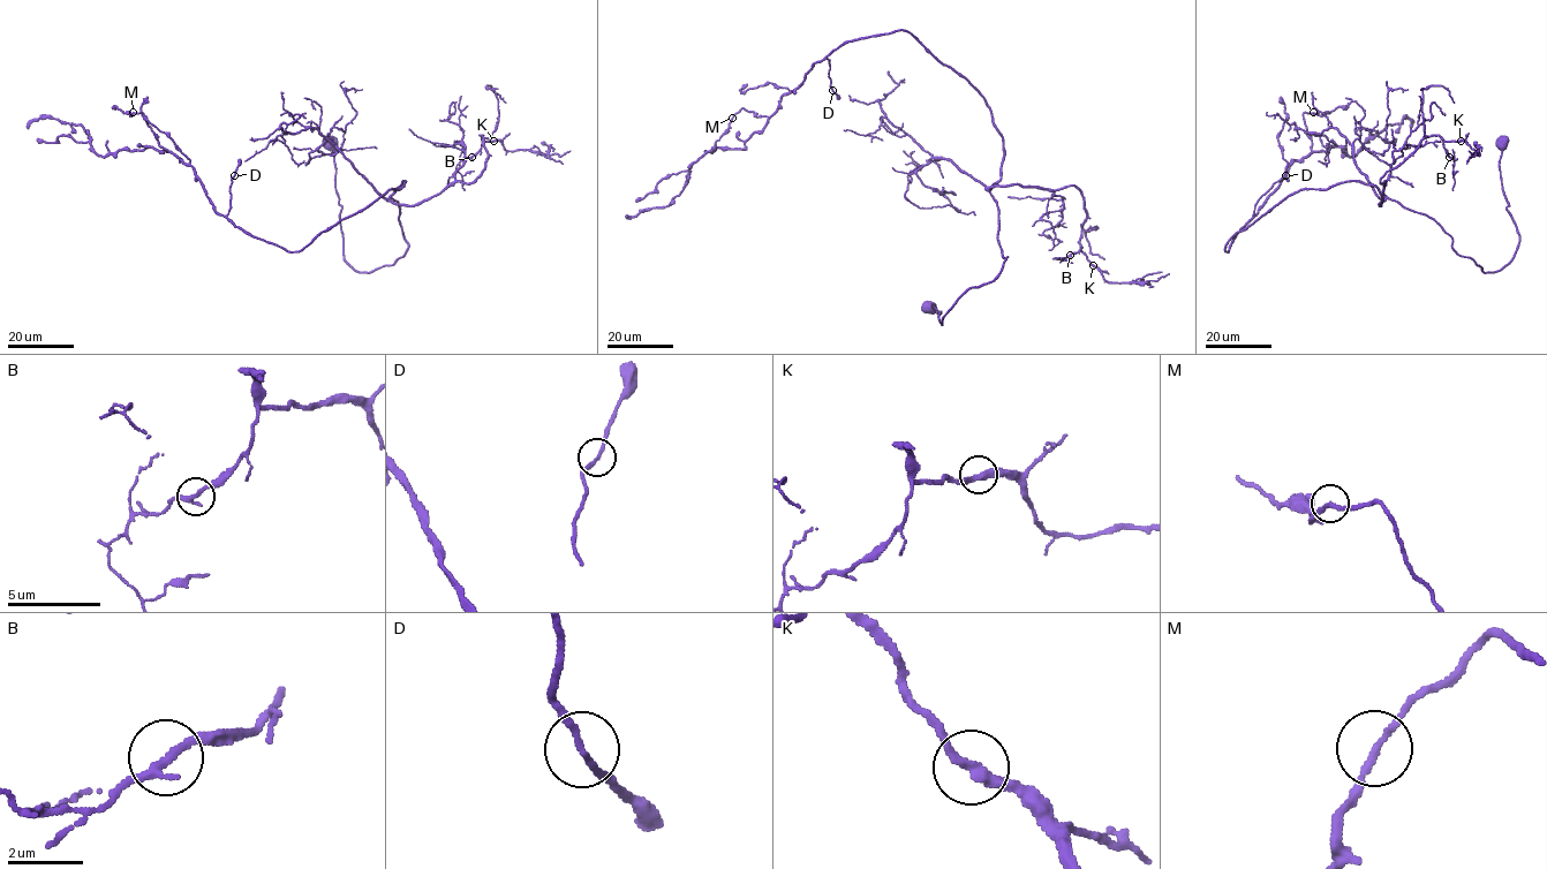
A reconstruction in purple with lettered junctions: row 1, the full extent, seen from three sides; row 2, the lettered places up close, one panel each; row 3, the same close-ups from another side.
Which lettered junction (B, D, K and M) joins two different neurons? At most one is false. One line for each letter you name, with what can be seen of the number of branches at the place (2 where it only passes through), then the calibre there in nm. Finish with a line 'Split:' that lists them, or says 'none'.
Split: none

